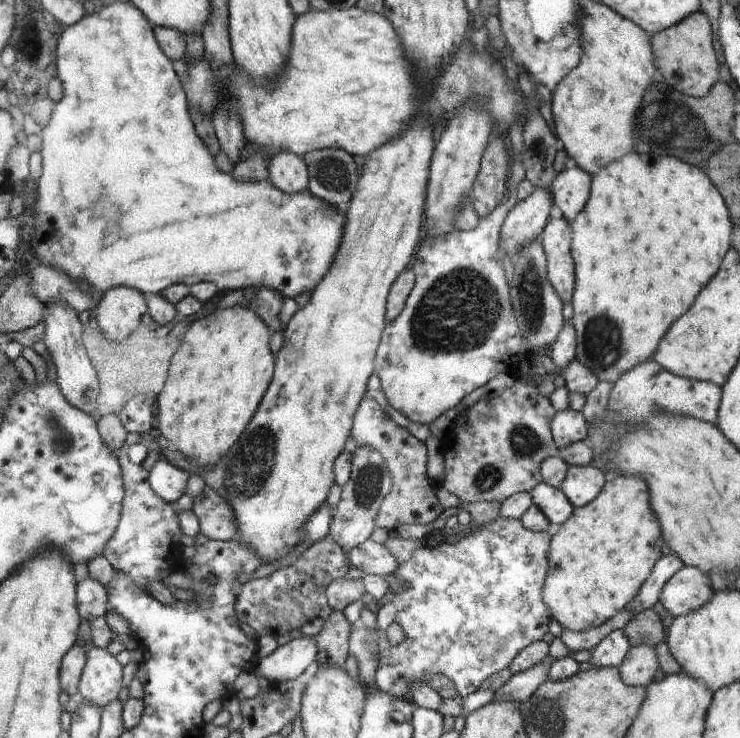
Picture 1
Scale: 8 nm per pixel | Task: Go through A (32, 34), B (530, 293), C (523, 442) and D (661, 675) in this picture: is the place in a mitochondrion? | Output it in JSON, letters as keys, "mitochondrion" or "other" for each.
{"A":"mitochondrion","B":"mitochondrion","C":"mitochondrion","D":"other"}

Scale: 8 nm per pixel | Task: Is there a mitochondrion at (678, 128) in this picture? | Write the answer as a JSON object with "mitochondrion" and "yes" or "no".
{"mitochondrion":"yes"}

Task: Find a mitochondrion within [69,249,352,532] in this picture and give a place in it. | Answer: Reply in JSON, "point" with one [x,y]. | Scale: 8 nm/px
{"point":[248,472]}

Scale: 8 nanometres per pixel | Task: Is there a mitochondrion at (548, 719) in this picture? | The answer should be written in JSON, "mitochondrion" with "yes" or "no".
{"mitochondrion":"yes"}

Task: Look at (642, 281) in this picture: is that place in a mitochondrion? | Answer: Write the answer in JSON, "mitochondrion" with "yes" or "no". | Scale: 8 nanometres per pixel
{"mitochondrion":"no"}

